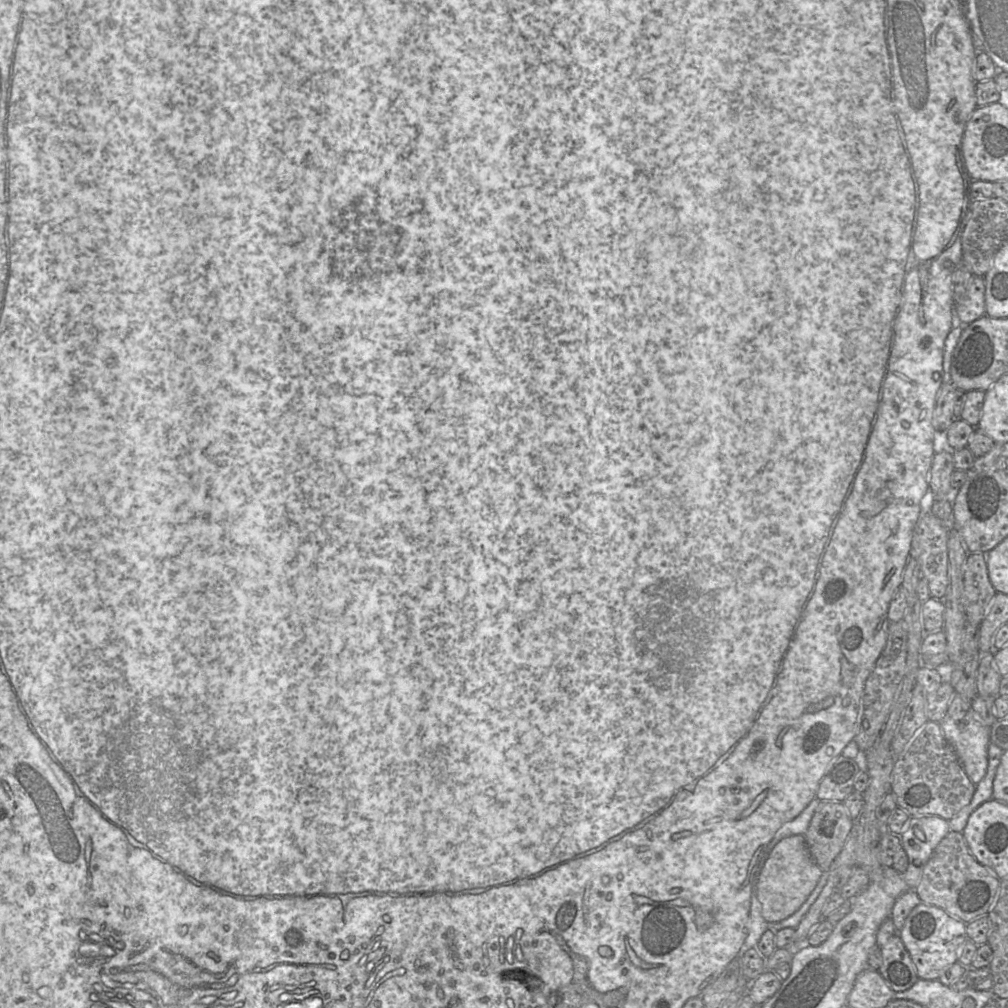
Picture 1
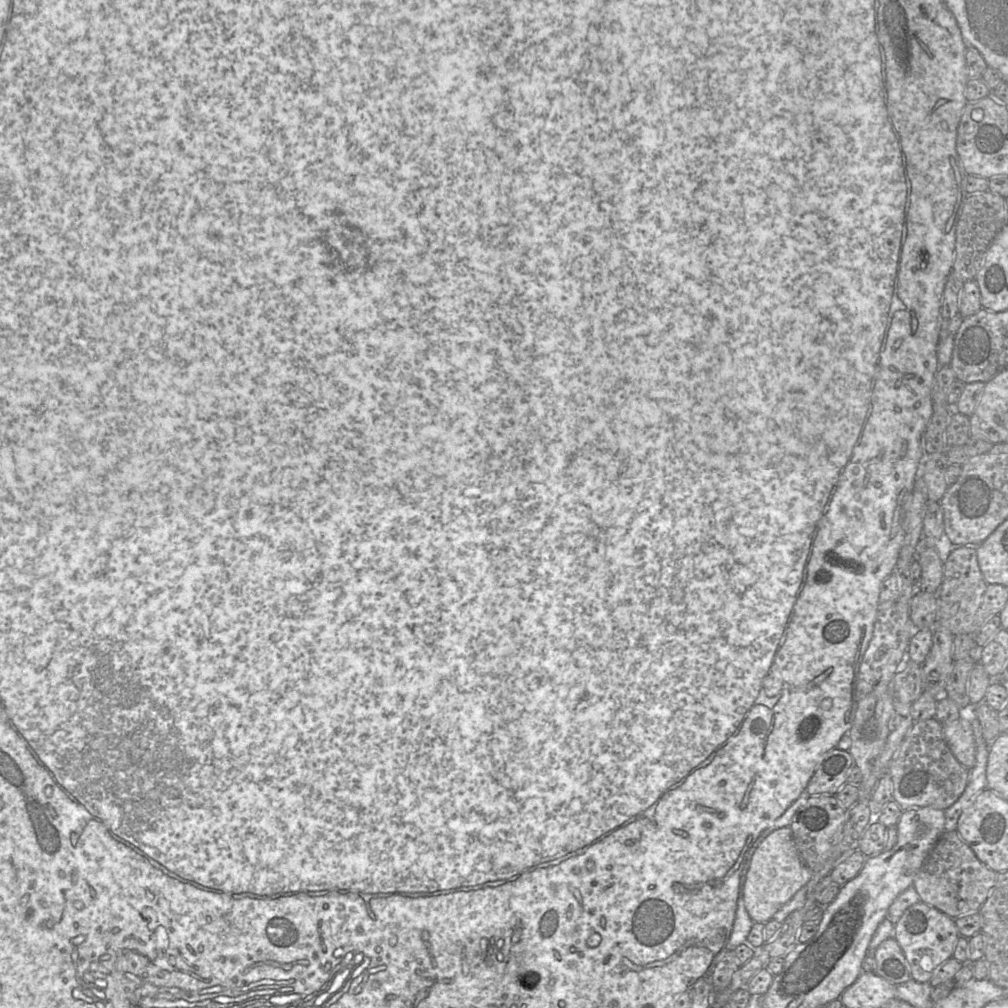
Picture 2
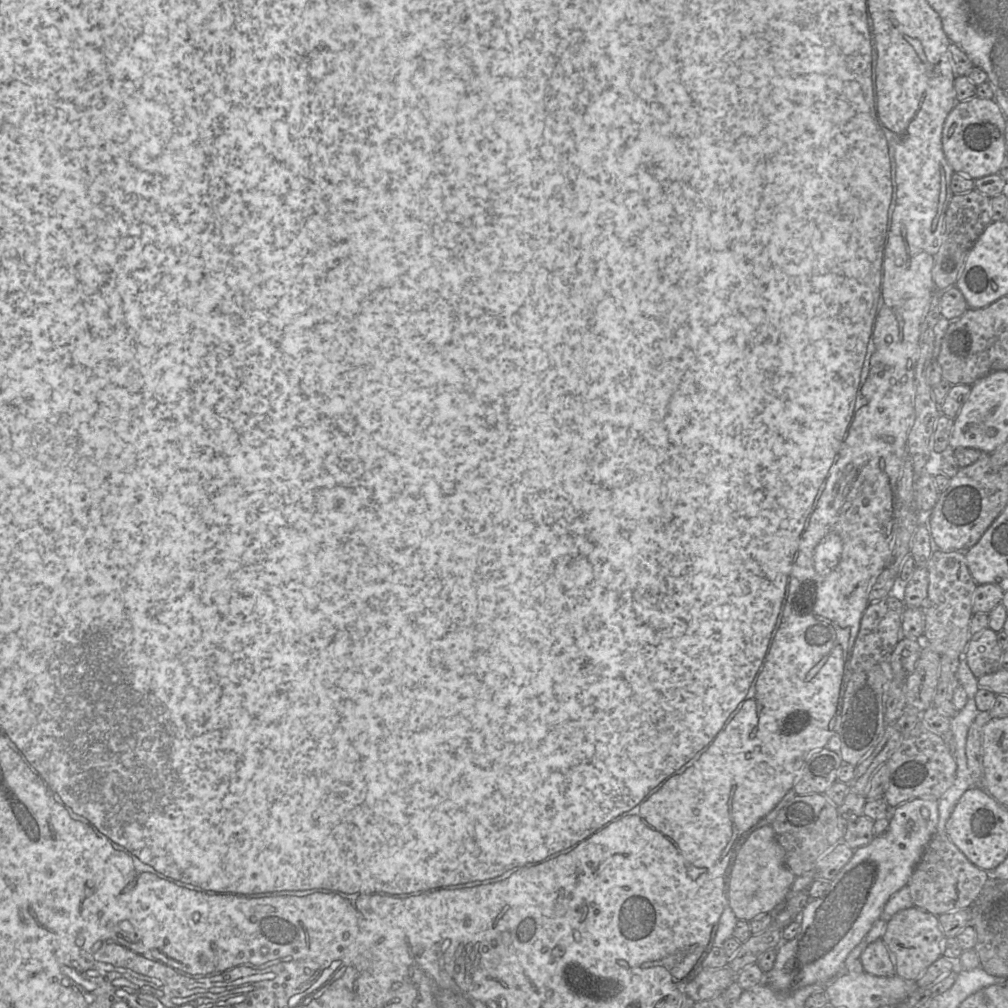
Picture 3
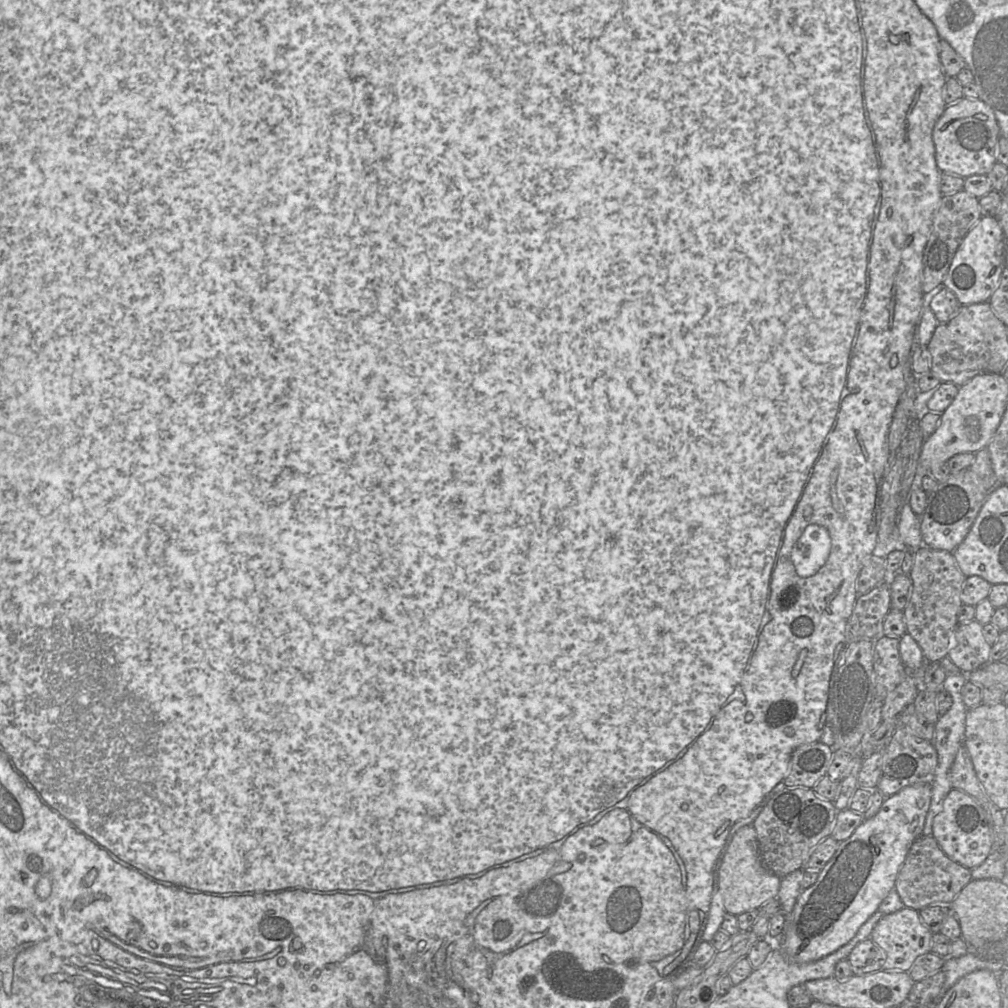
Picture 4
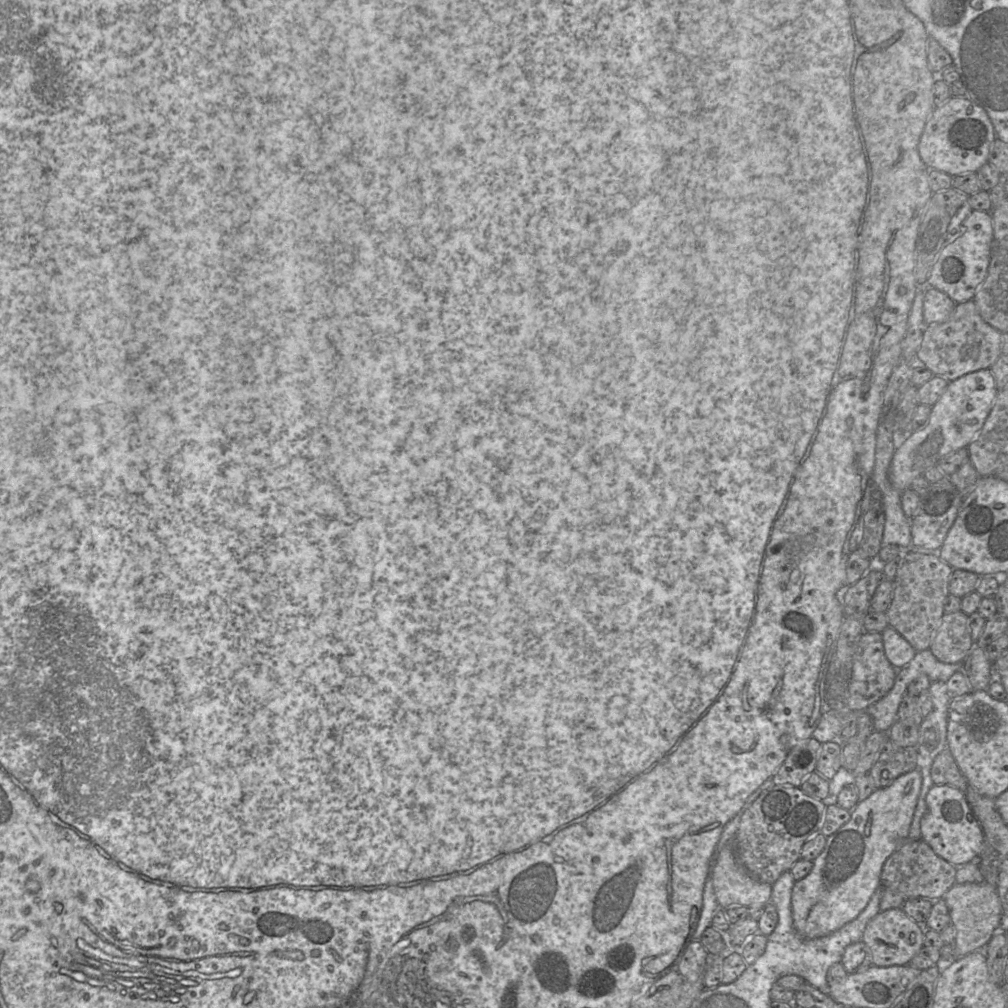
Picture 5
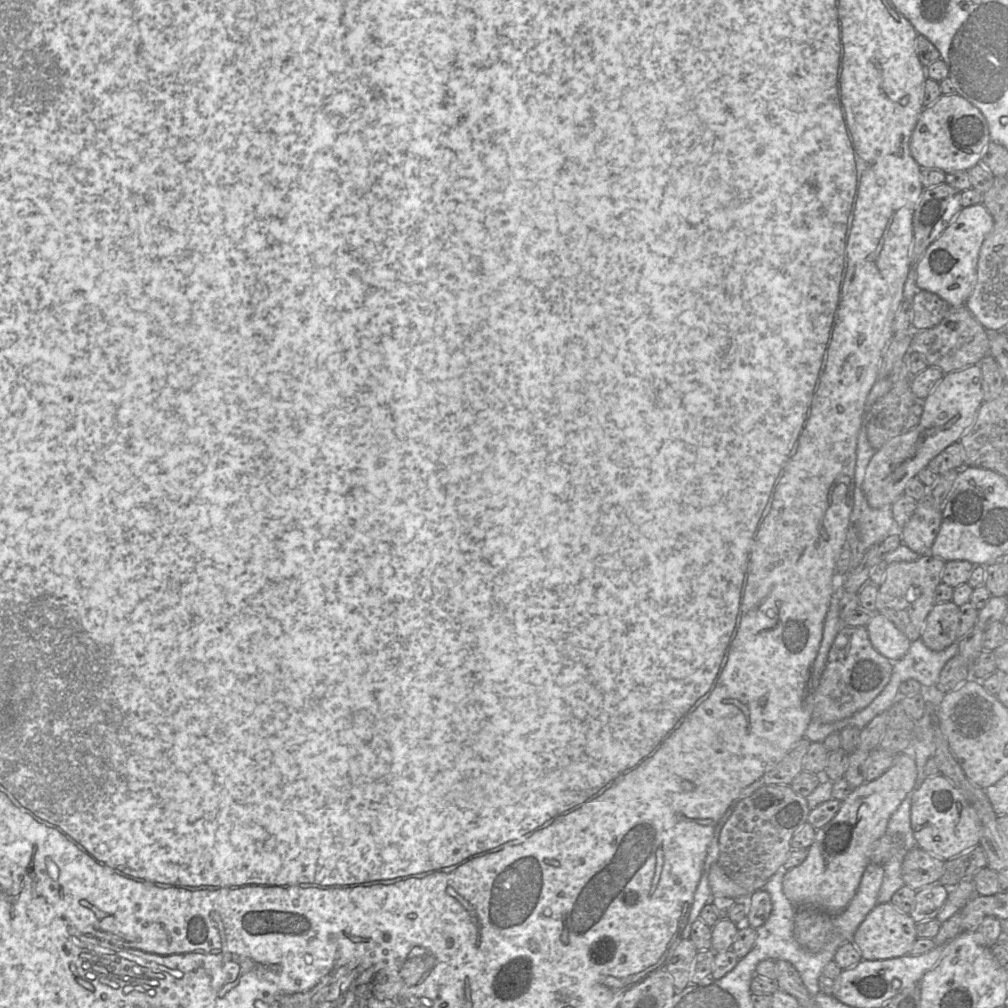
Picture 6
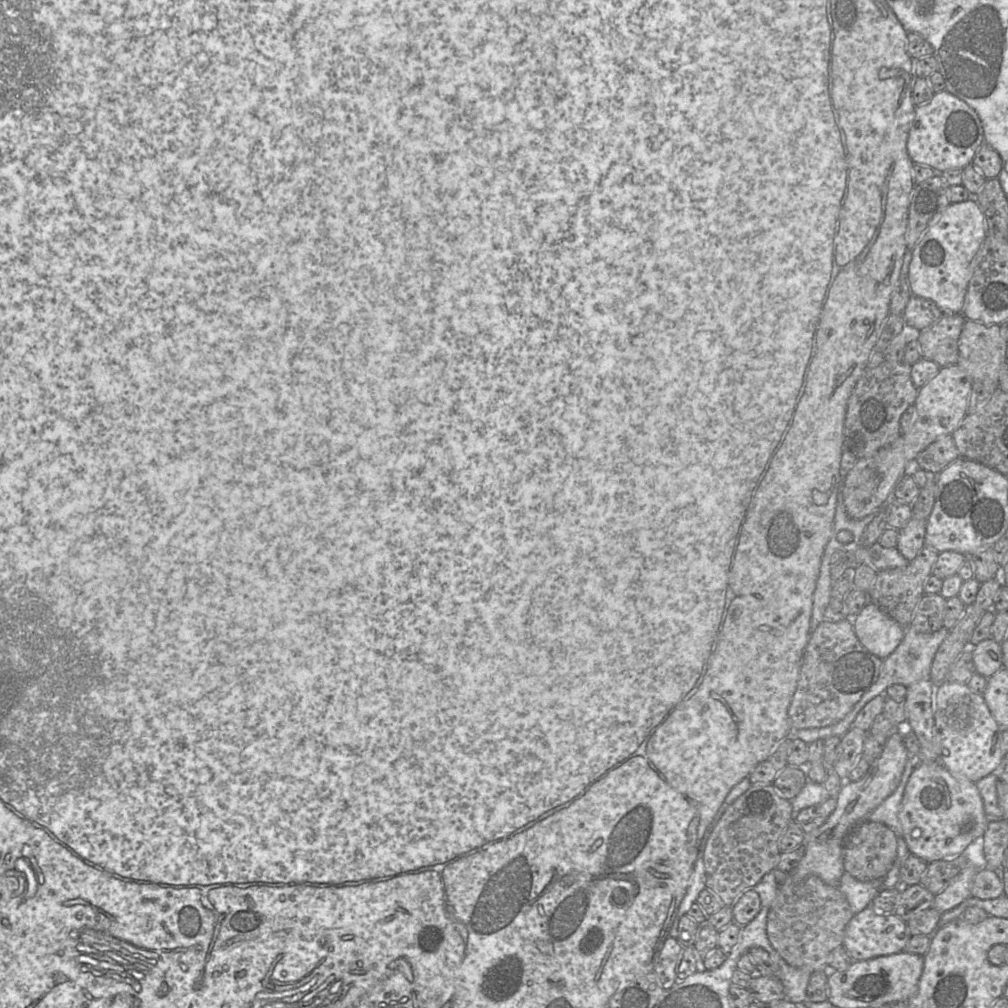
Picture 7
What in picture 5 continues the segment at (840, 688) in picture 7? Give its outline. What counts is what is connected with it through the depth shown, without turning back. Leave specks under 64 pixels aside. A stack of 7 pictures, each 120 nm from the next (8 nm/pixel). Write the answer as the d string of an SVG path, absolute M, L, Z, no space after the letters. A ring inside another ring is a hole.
M866 631L858 639L852 659L852 670L847 689L847 706L853 712L865 710L884 697L893 687L897 670L887 659L880 632Z

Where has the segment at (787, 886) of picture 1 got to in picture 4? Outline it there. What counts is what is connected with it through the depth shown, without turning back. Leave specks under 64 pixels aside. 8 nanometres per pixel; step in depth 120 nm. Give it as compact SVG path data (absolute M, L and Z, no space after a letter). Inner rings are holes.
M752 825L737 829L729 838L716 867L718 887L727 913L738 916L758 910L767 902L777 899L781 878L770 872L762 863L758 850L757 834Z

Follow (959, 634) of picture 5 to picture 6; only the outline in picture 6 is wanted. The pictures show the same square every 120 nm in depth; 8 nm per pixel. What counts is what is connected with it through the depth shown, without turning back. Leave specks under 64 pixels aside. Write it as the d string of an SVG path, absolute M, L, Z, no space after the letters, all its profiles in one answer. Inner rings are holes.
M951 601L935 604L919 638L932 651L942 651L959 638L959 607Z

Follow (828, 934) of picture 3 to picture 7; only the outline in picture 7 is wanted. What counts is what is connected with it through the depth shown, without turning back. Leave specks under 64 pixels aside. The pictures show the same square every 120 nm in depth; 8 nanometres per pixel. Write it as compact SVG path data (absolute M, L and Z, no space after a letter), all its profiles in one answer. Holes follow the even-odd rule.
M901 732L893 734L886 740L881 755L872 763L871 768L863 778L852 782L844 781L835 797L836 807L834 811L819 827L806 833L803 858L790 872L776 872L778 885L785 882L788 877L791 880L802 880L809 875L815 875L825 883L838 887L838 883L845 873L843 843L846 836L858 823L867 819L868 815L896 790L908 760L909 753L904 744L903 734Z

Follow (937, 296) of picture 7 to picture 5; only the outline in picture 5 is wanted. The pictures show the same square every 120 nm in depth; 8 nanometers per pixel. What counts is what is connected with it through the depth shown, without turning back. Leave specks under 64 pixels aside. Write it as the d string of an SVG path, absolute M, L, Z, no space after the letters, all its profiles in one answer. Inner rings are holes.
M973 210L960 232L938 254L926 285L945 293L956 304L972 300L987 276L992 241L991 212Z

